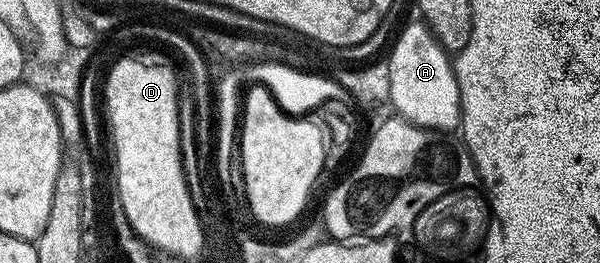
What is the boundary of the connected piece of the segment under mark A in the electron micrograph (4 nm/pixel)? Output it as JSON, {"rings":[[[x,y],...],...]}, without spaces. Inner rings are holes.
{"rings":[[[416,19],[400,33],[391,46],[392,54],[386,58],[390,71],[390,95],[388,101],[395,112],[412,125],[423,129],[444,131],[456,124],[458,83],[453,58],[436,42],[423,20]]]}

